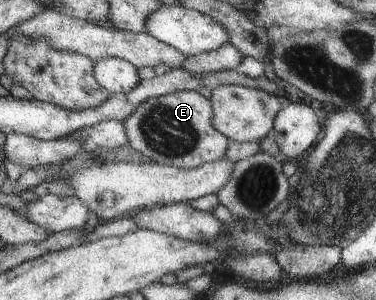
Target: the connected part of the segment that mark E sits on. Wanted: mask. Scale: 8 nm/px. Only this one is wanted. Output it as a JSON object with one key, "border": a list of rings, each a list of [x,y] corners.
{"border":[[[178,90],[143,101],[123,120],[129,145],[150,162],[175,168],[197,168],[225,157],[230,143],[211,122],[211,101],[199,92]]]}

